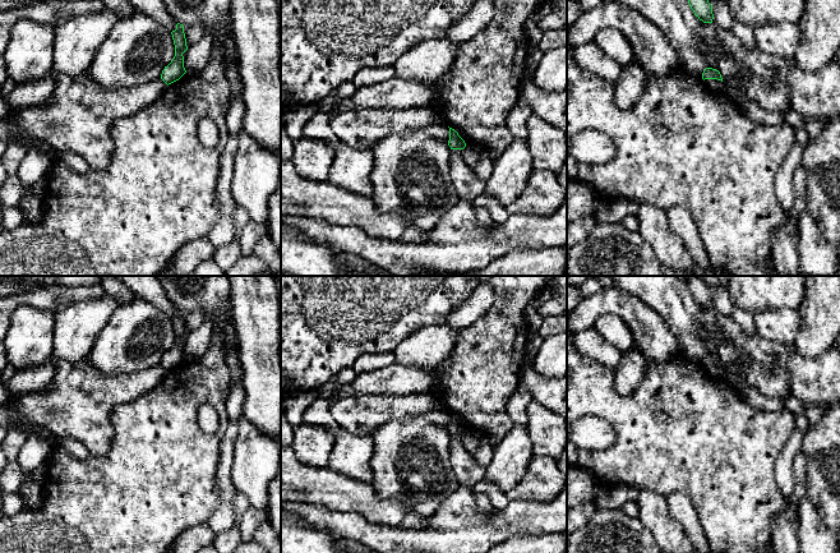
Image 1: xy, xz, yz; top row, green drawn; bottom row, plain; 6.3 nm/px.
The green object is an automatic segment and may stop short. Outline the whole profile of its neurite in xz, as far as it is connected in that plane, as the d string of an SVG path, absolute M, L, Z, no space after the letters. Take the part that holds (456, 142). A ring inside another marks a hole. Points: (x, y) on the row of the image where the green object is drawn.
M449 128L448 146L451 147L451 149L463 149L466 147L465 140L452 128Z

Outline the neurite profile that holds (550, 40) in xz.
M567 29L543 32L536 45L543 52L567 45Z

